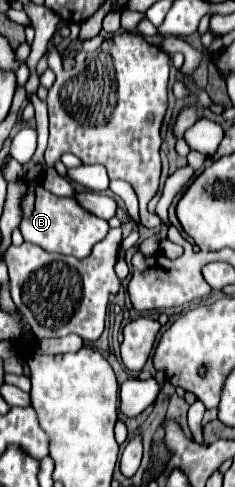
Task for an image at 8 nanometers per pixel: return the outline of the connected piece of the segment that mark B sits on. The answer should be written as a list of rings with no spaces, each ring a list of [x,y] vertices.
[[[29,180],[27,192],[21,200],[21,222],[19,230],[25,238],[25,242],[37,244],[43,250],[59,252],[59,254],[71,254],[75,258],[85,258],[91,254],[91,248],[95,242],[103,240],[109,232],[107,220],[101,220],[93,216],[91,212],[85,212],[81,204],[77,204],[75,198],[61,198],[45,190],[39,182]]]

